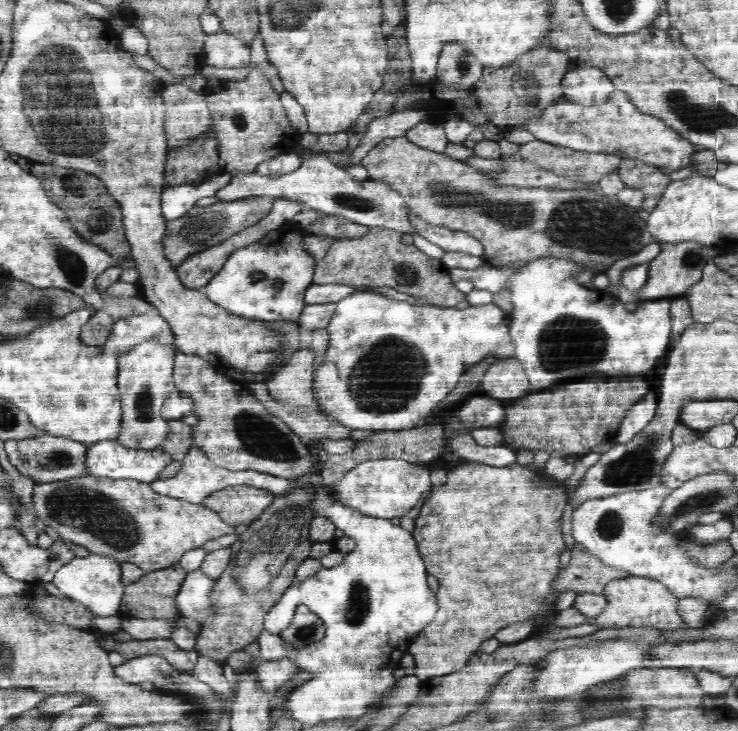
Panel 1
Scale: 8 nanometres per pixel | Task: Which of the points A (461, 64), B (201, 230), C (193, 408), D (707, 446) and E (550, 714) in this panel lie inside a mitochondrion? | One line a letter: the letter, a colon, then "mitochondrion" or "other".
A: mitochondrion
B: mitochondrion
C: other
D: other
E: mitochondrion

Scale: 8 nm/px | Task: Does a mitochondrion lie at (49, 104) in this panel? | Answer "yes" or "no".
yes

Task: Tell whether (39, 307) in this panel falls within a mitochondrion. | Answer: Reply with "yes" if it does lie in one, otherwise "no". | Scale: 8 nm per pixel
yes

